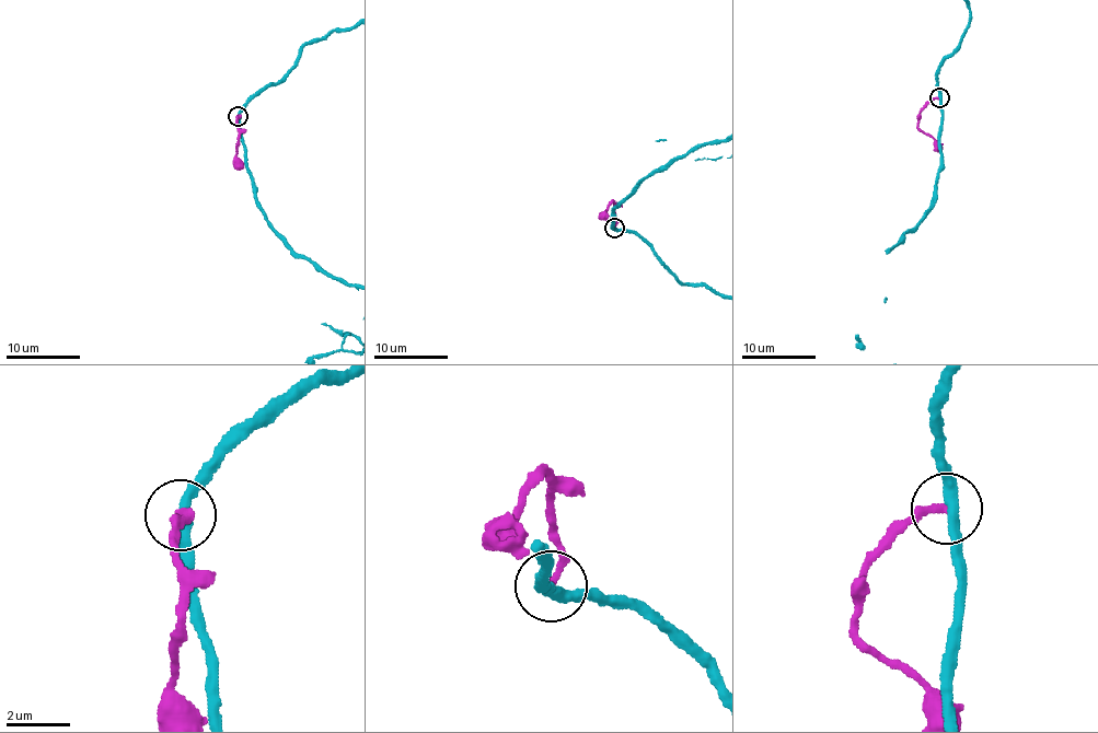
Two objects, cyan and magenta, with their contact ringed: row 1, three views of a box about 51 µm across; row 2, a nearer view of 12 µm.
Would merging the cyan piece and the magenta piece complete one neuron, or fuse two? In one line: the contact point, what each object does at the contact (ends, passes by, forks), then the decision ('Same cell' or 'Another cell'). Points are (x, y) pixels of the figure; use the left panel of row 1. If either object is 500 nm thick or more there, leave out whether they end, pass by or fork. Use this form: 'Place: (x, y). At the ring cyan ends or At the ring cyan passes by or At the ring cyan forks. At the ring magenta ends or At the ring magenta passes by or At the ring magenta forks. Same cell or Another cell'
Place: (238, 116). At the ring cyan passes by. At the ring magenta ends. Another cell

